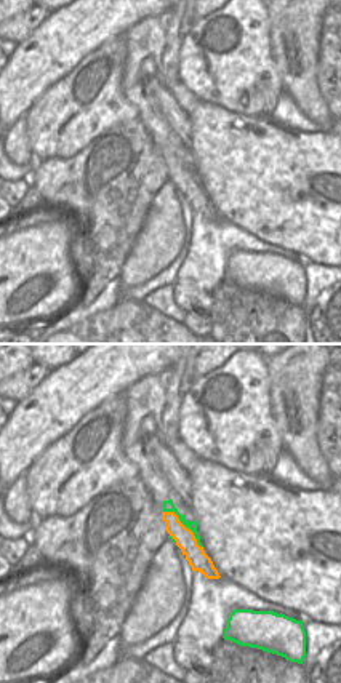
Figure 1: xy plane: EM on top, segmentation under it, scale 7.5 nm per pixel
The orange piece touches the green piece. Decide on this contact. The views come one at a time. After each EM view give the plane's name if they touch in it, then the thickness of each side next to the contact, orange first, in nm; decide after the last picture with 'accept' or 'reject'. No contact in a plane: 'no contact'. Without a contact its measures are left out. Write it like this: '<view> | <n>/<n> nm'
xy | 150/90 nm

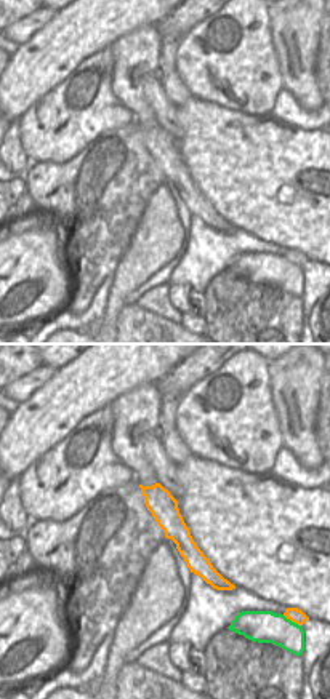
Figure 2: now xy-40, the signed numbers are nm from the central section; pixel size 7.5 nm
xy-40 | 110/240 nm

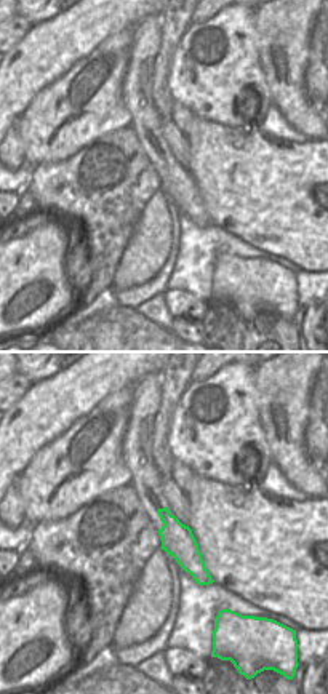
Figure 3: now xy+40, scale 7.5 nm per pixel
no contact

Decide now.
reject

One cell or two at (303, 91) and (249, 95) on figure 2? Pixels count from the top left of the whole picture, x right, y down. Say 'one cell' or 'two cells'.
two cells

